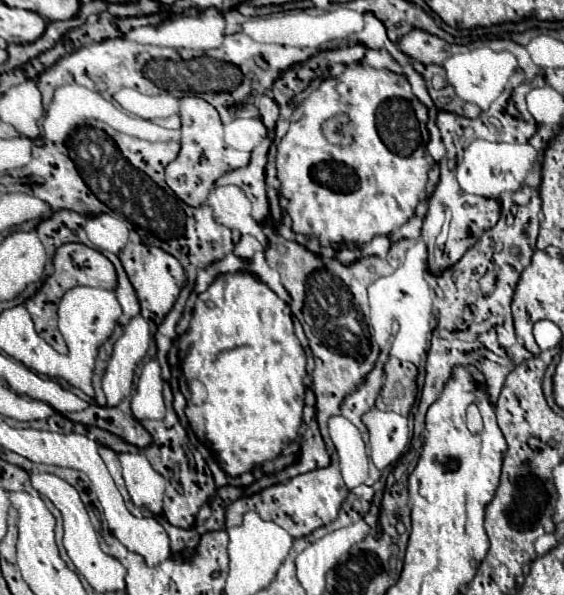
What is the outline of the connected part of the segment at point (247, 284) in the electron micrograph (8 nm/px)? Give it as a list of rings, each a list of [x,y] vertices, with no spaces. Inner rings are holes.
[[[226,273],[216,277],[206,293],[198,295],[188,333],[180,337],[182,375],[186,381],[204,383],[208,395],[202,405],[188,403],[186,417],[196,437],[212,449],[214,459],[228,477],[238,477],[254,467],[274,461],[282,449],[298,437],[304,409],[306,355],[294,335],[292,319],[284,313],[286,303],[262,281],[248,273]]]

